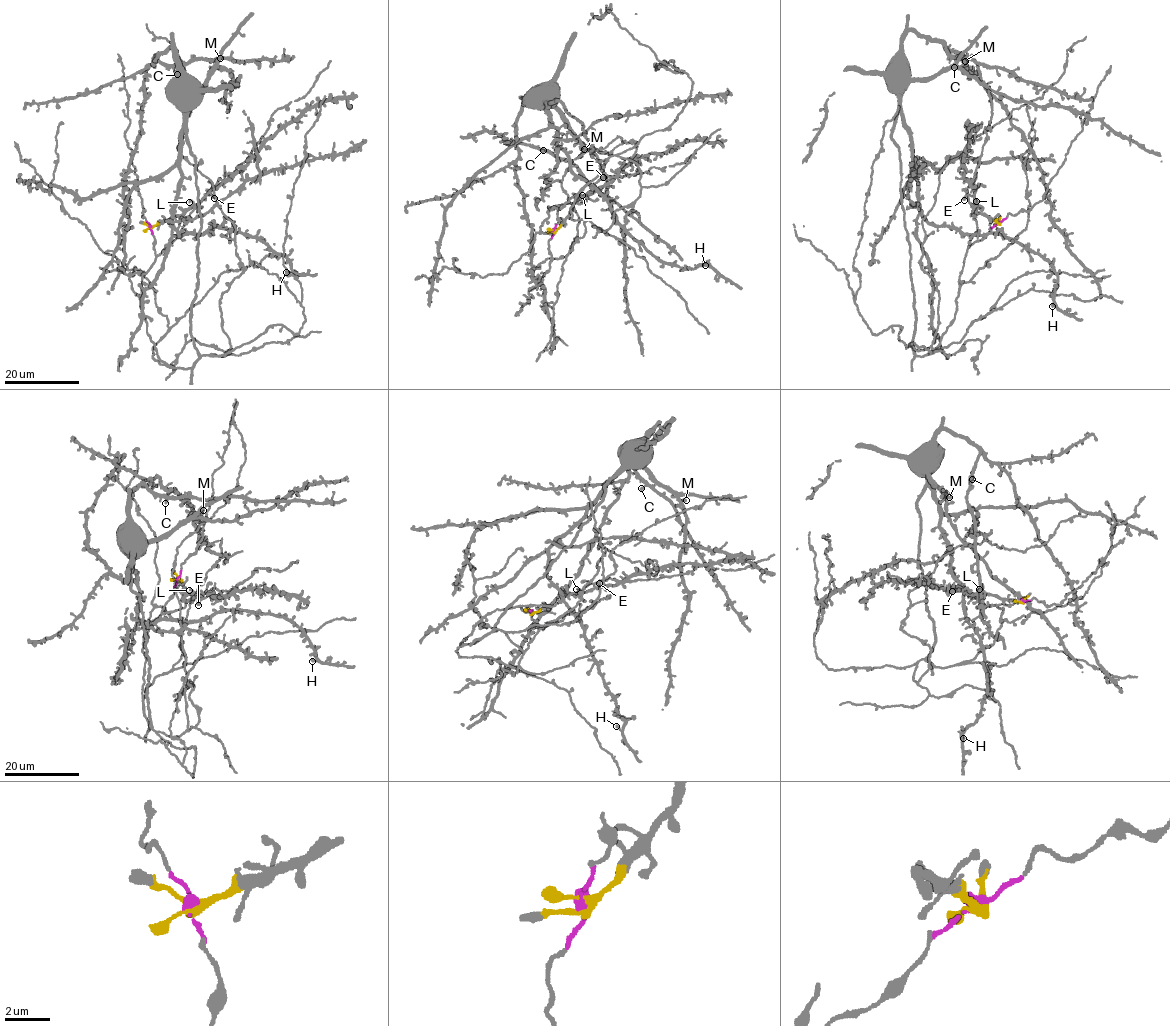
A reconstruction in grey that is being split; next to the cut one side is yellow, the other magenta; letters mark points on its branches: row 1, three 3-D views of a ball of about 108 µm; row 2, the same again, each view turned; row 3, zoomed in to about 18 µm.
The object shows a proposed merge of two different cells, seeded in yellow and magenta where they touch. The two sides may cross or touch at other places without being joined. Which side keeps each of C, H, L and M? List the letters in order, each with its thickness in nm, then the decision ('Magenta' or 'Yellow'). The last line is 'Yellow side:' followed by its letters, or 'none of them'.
C: Thickness 420 nm. Magenta
H: Thickness 320 nm. Magenta
L: Thickness 220 nm. Yellow
M: Thickness 440 nm. Magenta
Yellow side: L

